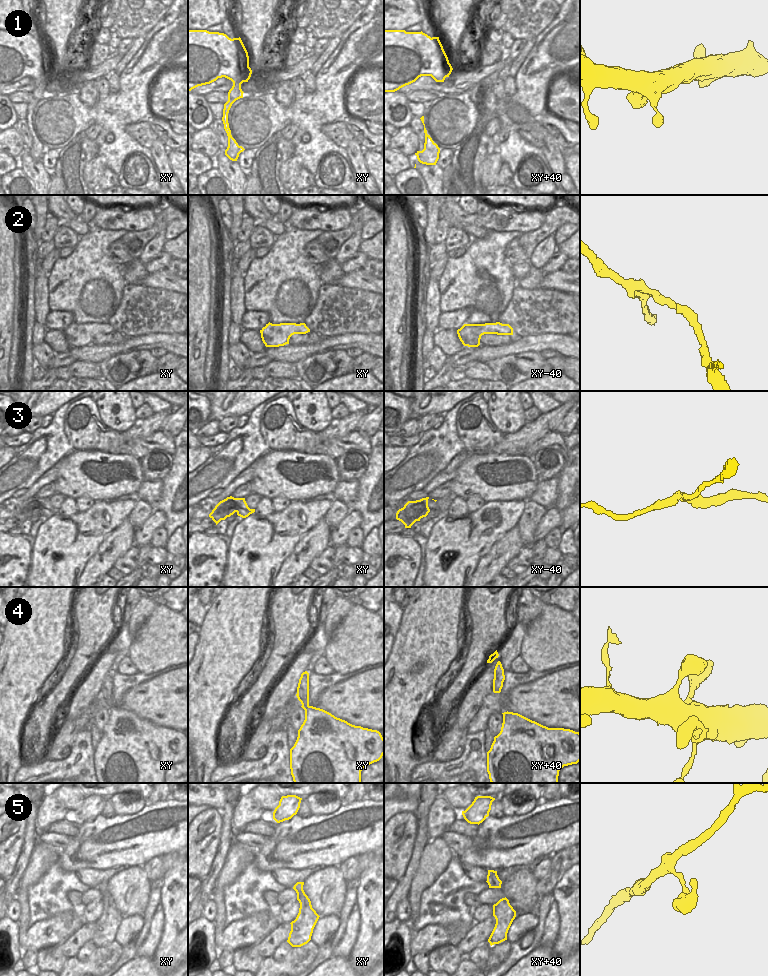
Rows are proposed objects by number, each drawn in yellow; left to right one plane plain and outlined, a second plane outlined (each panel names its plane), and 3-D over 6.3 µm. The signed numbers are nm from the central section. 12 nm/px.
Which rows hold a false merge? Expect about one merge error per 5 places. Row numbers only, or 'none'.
3

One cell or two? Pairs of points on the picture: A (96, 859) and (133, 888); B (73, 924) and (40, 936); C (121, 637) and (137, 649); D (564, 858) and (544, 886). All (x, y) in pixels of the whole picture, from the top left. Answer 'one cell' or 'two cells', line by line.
A: two cells
B: one cell
C: two cells
D: one cell

